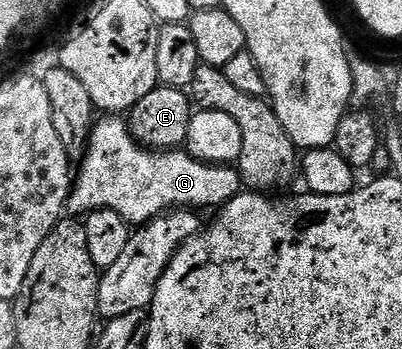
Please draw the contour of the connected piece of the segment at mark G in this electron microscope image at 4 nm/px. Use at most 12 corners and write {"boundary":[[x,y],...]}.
{"boundary":[[118,115],[95,124],[69,212],[134,227],[221,207],[234,165],[147,149]]}

